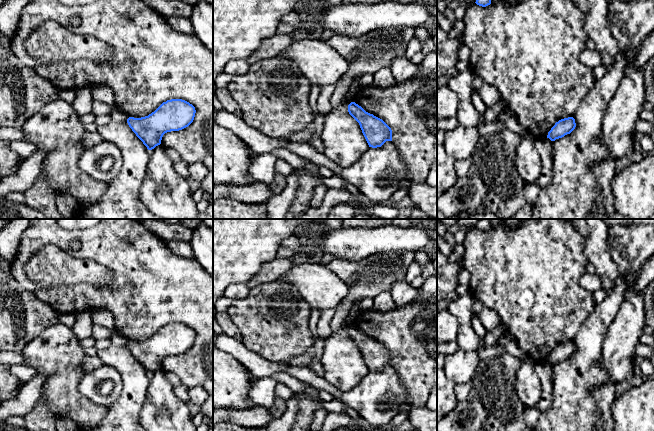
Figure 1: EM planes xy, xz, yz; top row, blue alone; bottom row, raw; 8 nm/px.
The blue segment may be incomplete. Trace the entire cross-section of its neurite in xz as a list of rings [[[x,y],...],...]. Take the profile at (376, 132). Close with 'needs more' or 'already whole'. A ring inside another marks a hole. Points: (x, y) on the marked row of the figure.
[[[355,102],[348,105],[348,112],[359,123],[369,147],[381,147],[386,141],[392,141],[392,130],[382,119],[366,112]]]; already whole

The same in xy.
[[[182,99],[163,102],[154,112],[141,118],[129,117],[127,123],[148,150],[161,144],[165,133],[188,127],[194,120],[195,107]]]; already whole

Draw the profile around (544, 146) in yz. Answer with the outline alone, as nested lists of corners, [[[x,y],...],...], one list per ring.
[[[549,138],[536,140],[535,142],[543,163],[541,174],[535,182],[541,189],[548,186],[553,177],[552,143],[553,141]]]

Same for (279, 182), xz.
[[[274,172],[273,179],[269,183],[269,186],[273,194],[280,194],[287,186],[287,177]]]

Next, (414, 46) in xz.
[[[414,37],[407,45],[405,57],[410,60],[415,53],[421,50],[421,48],[422,44],[420,43],[417,37]]]

